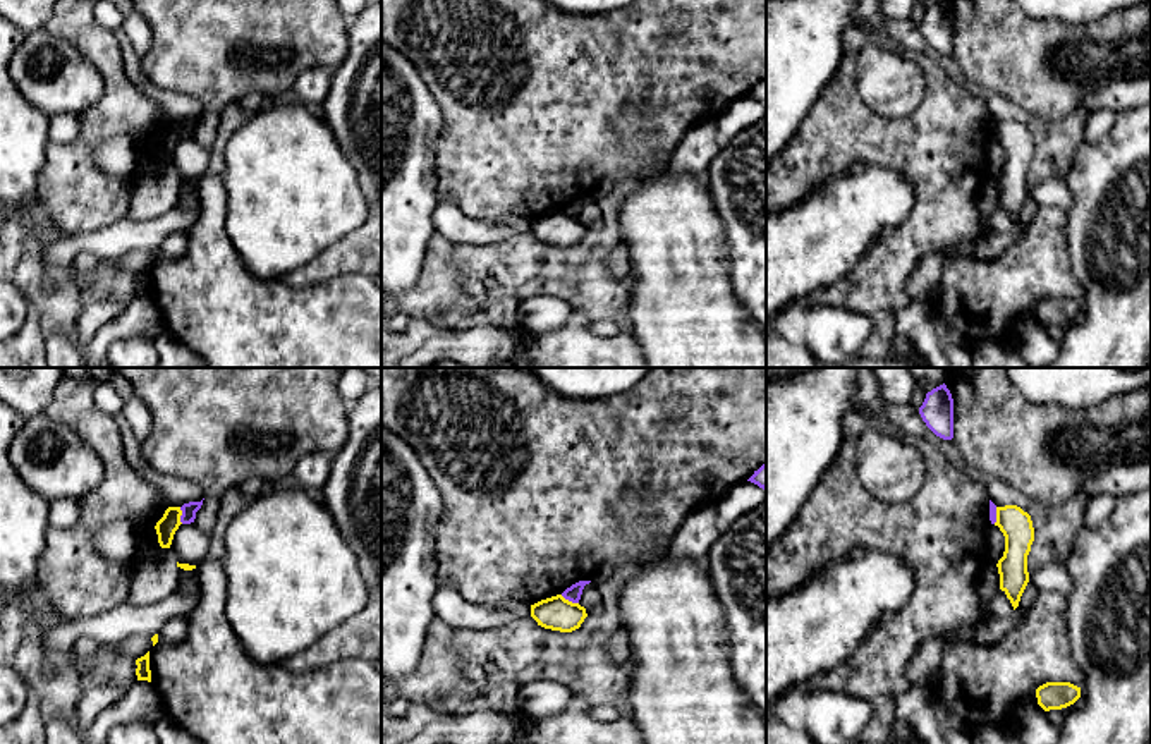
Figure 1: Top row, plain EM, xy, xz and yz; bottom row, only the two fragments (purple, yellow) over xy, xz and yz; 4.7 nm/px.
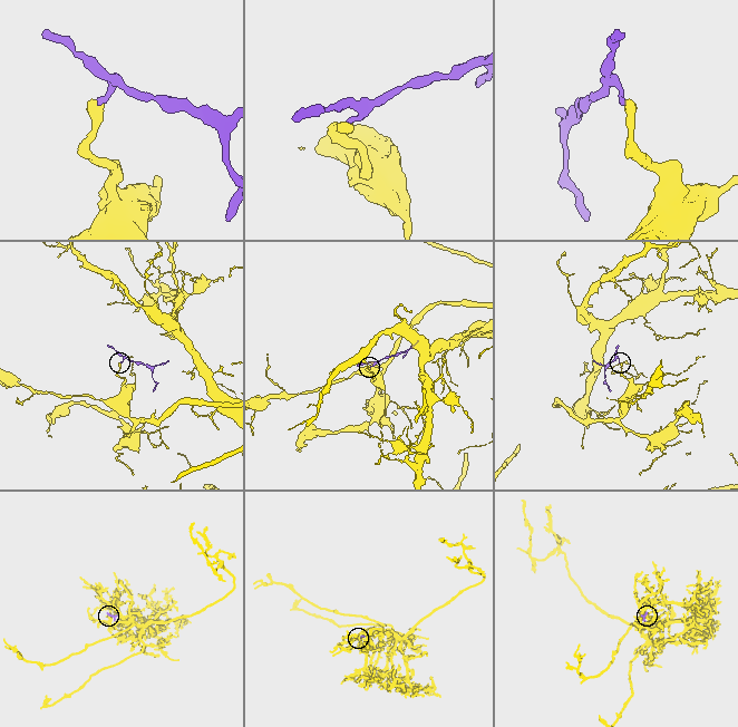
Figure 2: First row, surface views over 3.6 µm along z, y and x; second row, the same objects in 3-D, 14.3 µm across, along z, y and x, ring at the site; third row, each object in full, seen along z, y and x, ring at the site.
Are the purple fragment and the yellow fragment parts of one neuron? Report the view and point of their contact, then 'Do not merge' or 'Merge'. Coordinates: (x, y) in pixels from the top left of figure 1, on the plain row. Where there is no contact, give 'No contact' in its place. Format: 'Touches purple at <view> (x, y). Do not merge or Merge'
Touches purple at xz (569, 215). Do not merge

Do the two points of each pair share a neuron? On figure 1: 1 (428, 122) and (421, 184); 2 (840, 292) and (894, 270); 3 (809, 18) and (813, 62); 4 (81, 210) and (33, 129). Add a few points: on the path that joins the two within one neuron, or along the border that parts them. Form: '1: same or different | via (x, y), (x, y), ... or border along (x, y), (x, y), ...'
1: same | via (421, 138), (421, 169)
2: same | via (854, 291), (868, 287), (880, 275)
3: same | via (809, 28), (809, 52)
4: different | border along (48, 141), (36, 189)

